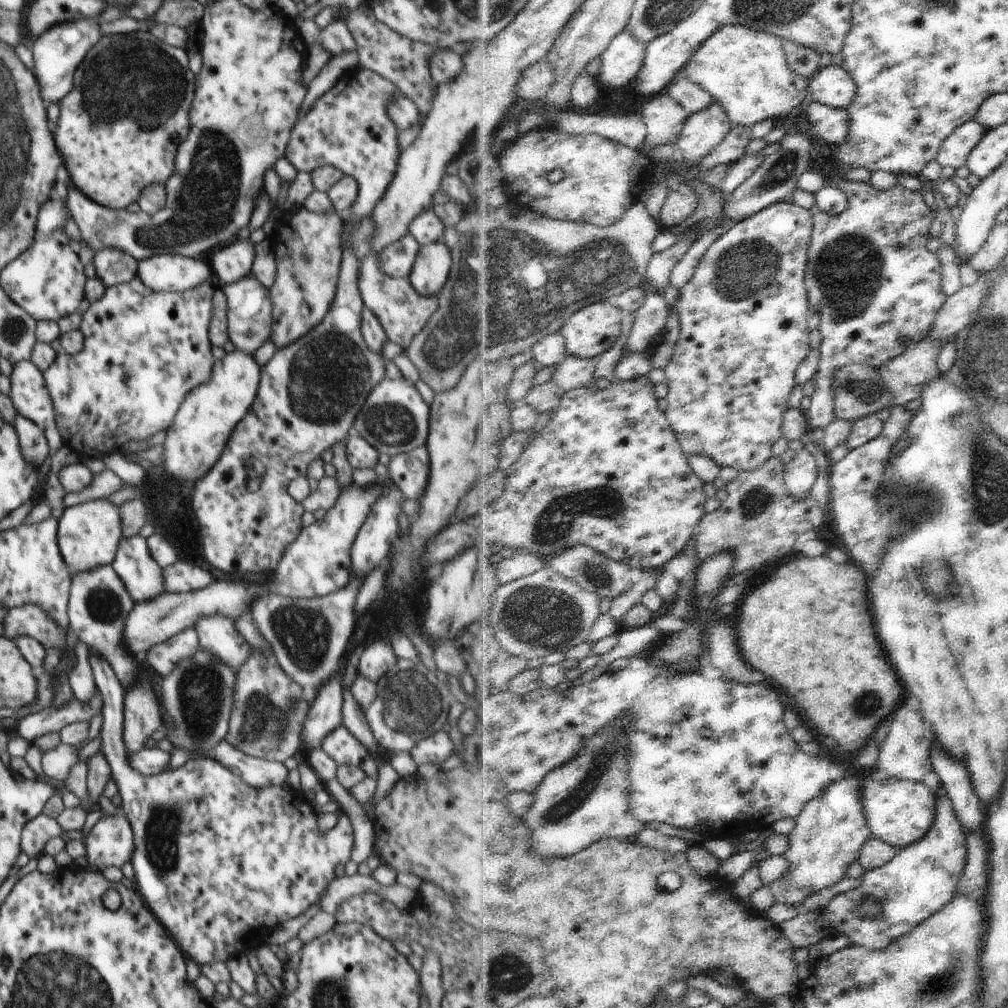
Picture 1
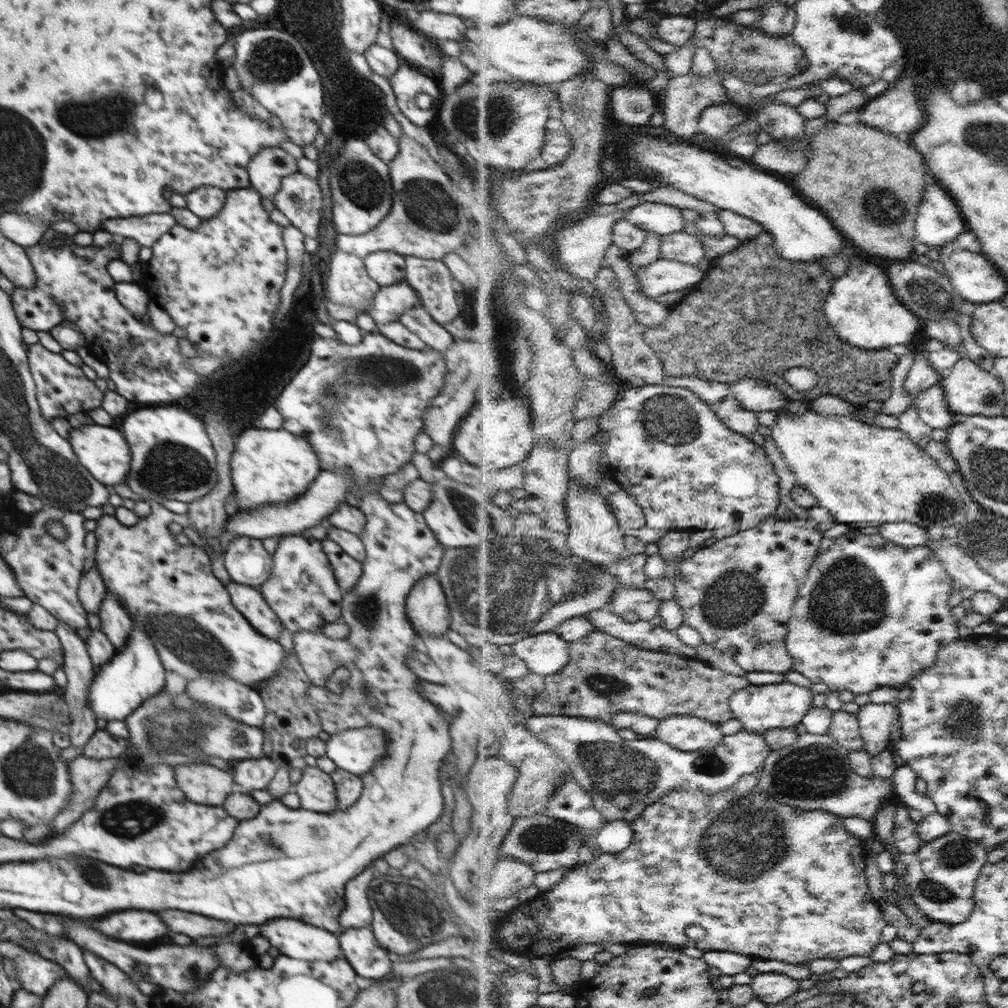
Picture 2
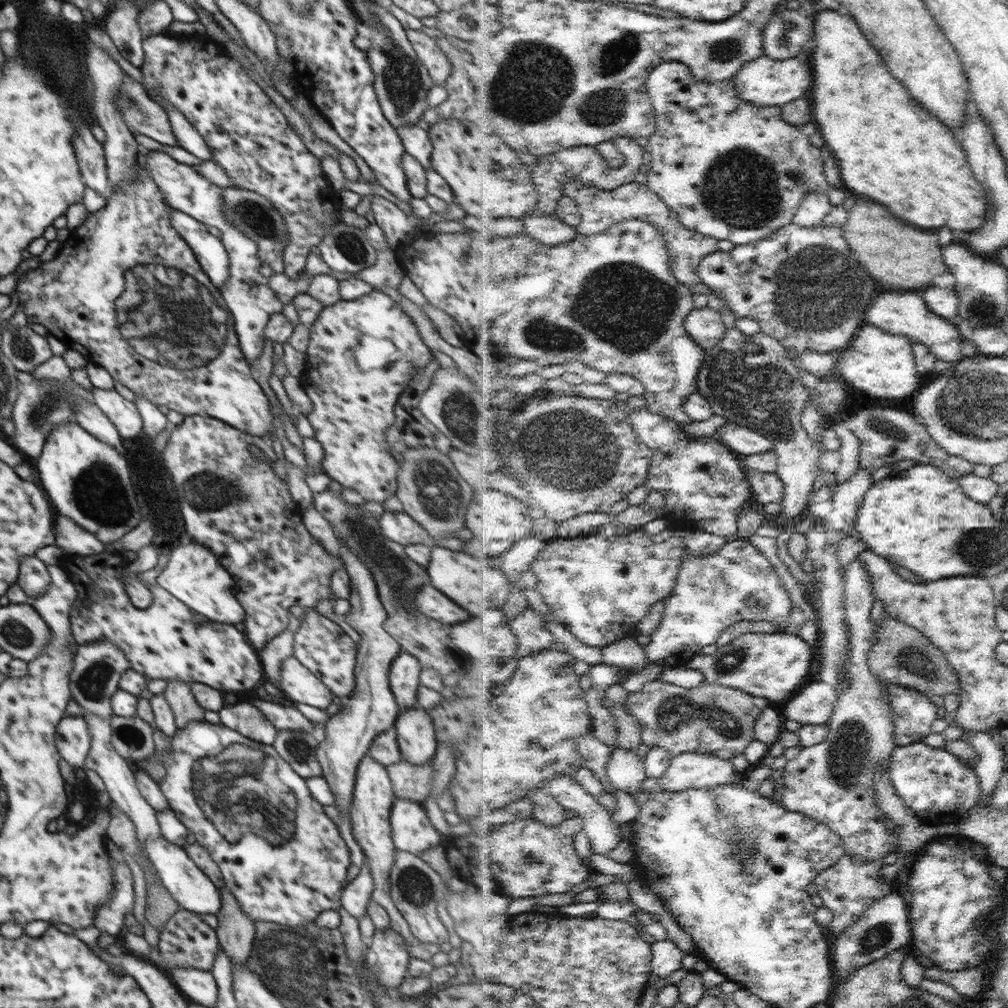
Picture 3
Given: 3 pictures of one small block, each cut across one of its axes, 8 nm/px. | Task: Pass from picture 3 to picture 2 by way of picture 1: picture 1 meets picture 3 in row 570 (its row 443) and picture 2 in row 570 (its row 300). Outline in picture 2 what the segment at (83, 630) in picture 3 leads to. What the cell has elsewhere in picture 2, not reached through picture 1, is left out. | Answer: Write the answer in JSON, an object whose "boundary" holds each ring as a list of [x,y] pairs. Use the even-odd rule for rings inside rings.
{"boundary":[[[149,502],[151,513],[134,526],[124,526],[113,514],[103,514],[96,519],[96,528],[90,536],[97,539],[94,551],[94,569],[100,573],[107,591],[122,602],[132,621],[145,628],[149,634],[163,667],[177,672],[186,681],[192,678],[232,678],[248,687],[270,681],[283,669],[287,652],[278,641],[262,636],[236,610],[222,582],[214,577],[211,559],[202,547],[181,546],[170,533],[168,524],[177,522],[189,526],[189,516],[177,514],[159,502]]]}

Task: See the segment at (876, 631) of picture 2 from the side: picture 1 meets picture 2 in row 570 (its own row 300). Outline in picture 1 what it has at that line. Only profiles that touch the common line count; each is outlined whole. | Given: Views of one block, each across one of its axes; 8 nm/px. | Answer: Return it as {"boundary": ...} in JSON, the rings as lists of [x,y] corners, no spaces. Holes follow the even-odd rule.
{"boundary":[[[840,172],[826,177],[828,181],[828,187],[835,187],[844,190],[848,197],[850,197],[850,208],[846,210],[843,214],[837,216],[831,216],[826,212],[819,210],[816,206],[812,210],[814,211],[814,236],[812,246],[810,246],[810,264],[808,269],[808,280],[807,284],[810,290],[810,301],[812,302],[813,311],[817,311],[822,318],[822,322],[819,325],[824,338],[821,344],[822,348],[822,364],[820,370],[816,377],[817,379],[817,389],[815,394],[812,396],[813,404],[810,411],[807,412],[808,422],[812,429],[828,429],[836,420],[837,414],[837,404],[835,403],[837,392],[836,386],[834,386],[834,380],[838,376],[838,372],[848,366],[848,364],[857,364],[858,362],[869,363],[870,366],[878,366],[880,369],[884,364],[892,362],[894,358],[898,358],[902,354],[906,353],[906,350],[913,344],[919,344],[926,339],[934,320],[936,320],[936,314],[938,310],[942,308],[942,304],[946,302],[946,294],[940,294],[942,292],[942,266],[938,262],[938,256],[935,254],[926,254],[926,262],[922,260],[926,252],[926,234],[930,232],[930,224],[932,224],[932,210],[926,206],[926,202],[922,200],[922,192],[914,190],[908,190],[904,188],[902,184],[897,184],[896,186],[886,190],[878,190],[874,184],[871,182],[852,182],[852,180],[846,180]]]}

